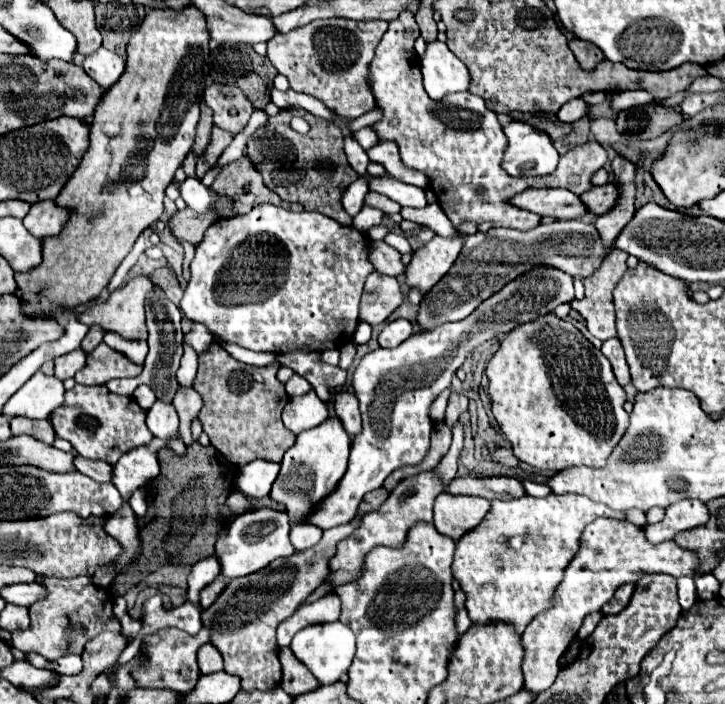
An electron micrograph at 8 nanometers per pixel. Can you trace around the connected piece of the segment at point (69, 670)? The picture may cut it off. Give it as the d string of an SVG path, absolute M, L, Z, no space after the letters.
M76 654L62 656L62 658L52 660L46 668L48 668L48 670L52 670L52 672L58 672L58 674L74 676L74 674L79 674L82 671L82 658L80 655Z

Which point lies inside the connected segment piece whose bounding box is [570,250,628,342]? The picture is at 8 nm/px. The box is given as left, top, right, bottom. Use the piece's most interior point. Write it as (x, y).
(596, 307)

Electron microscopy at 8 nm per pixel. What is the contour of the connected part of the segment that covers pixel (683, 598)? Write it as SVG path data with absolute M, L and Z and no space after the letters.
M690 576L678 578L678 600L680 600L682 610L694 606L694 602L696 602L696 586L694 586L694 578L690 578Z

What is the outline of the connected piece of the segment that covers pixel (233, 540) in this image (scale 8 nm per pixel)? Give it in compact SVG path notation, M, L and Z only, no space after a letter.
M266 510L266 512L246 512L246 514L236 516L228 524L226 536L218 538L214 546L218 562L220 562L220 574L226 580L232 580L238 576L254 574L266 568L266 564L270 564L276 558L288 558L294 552L288 532L290 532L290 522L288 522L286 512Z

